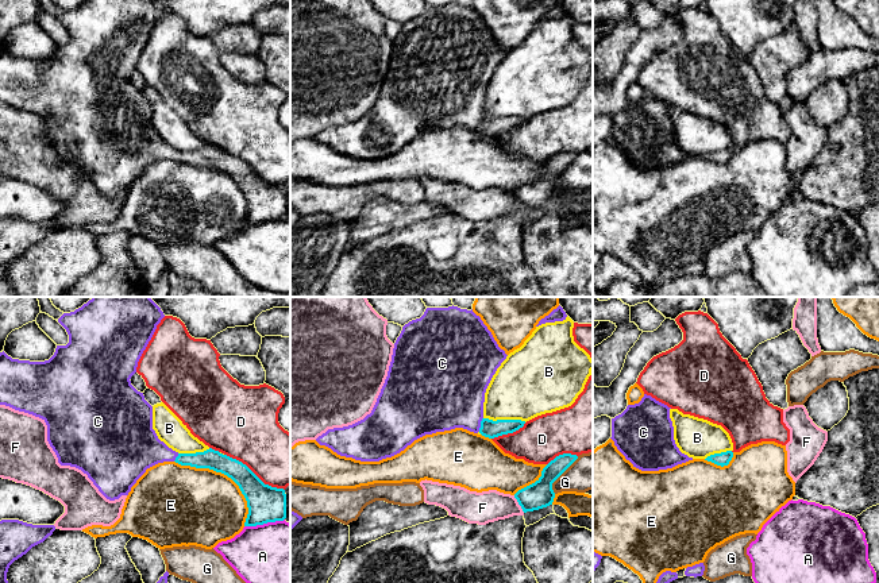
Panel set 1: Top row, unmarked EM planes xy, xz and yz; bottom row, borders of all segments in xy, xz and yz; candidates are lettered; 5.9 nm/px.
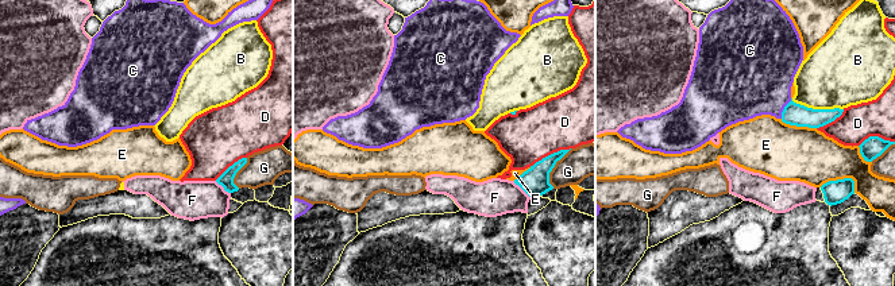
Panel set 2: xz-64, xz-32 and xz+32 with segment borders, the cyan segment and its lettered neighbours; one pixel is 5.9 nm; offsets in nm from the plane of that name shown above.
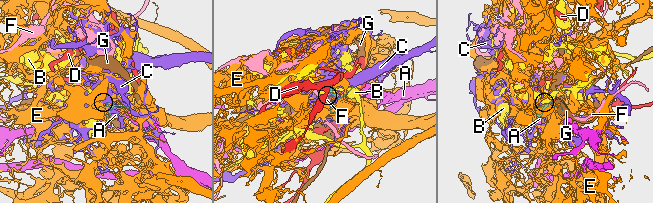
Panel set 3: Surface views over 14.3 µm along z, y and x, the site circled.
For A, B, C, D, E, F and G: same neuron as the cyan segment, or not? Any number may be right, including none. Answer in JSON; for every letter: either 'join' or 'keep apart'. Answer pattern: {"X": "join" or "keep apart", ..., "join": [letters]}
{"A": "keep apart", "B": "keep apart", "C": "join", "D": "keep apart", "E": "keep apart", "F": "keep apart", "G": "keep apart", "join": ["C"]}

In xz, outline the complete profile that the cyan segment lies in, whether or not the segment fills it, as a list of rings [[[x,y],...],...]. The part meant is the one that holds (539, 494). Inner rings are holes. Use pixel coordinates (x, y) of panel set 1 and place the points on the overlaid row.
[[[563,453],[551,460],[541,471],[541,476],[532,484],[514,494],[523,511],[533,511],[552,505],[555,493],[552,483],[578,459],[577,455]]]

